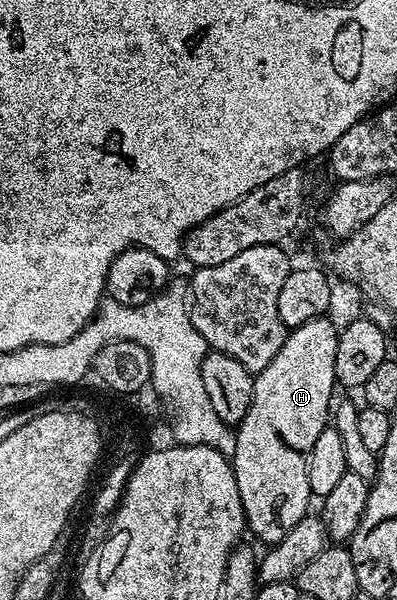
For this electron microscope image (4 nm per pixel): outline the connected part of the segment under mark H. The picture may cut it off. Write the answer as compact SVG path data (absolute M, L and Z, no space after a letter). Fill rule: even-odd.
M329 318L312 320L292 329L286 335L279 354L271 358L262 372L256 373L251 406L241 423L236 425L237 445L231 455L233 473L239 486L239 498L243 502L248 531L254 532L262 540L262 545L278 544L284 536L291 534L291 530L295 530L295 526L299 526L301 519L310 511L309 500L313 491L307 478L309 458L306 454L311 446L315 446L319 434L323 434L331 420L338 331L338 325L333 325Z

